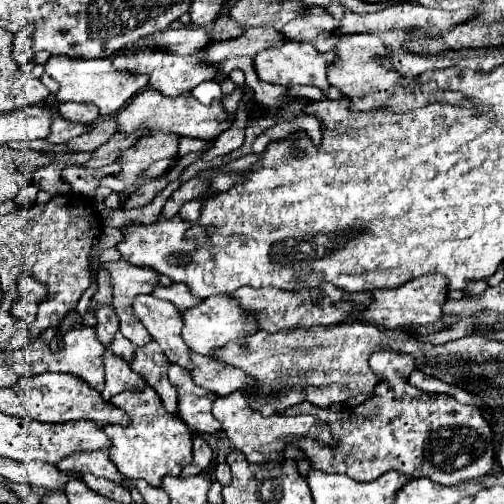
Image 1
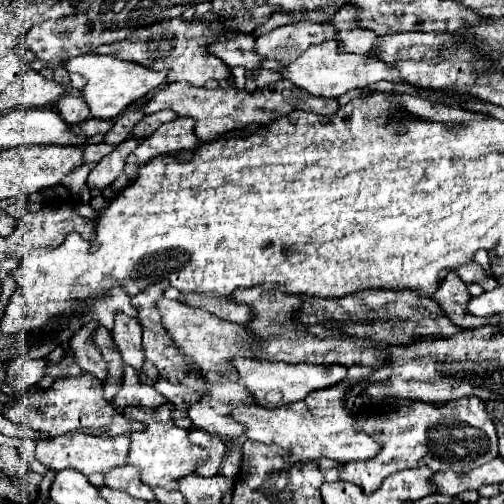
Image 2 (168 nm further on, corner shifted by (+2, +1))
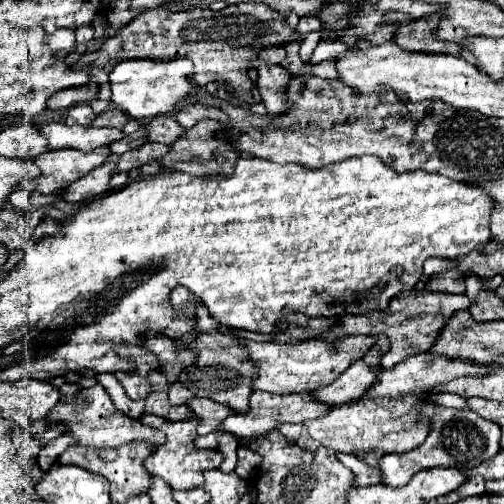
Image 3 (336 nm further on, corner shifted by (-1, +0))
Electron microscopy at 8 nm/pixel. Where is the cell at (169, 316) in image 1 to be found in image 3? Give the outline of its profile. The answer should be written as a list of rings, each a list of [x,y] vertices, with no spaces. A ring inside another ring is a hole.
[[[353,335],[341,341],[337,349],[329,349],[319,339],[309,339],[301,343],[273,343],[273,341],[249,341],[245,339],[247,357],[257,367],[259,377],[253,379],[251,389],[257,391],[269,391],[269,393],[301,393],[309,389],[317,389],[317,385],[331,381],[335,373],[341,373],[341,369],[347,369],[349,363],[361,359],[369,347],[375,343],[373,337],[365,335]]]

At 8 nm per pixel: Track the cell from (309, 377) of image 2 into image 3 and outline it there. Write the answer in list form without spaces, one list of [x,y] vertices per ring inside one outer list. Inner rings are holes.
[[[359,359],[353,365],[349,365],[343,373],[339,373],[331,383],[311,391],[311,397],[317,403],[325,405],[351,401],[353,397],[359,397],[361,393],[365,393],[365,389],[369,389],[369,383],[373,383],[373,377],[377,377],[379,371],[381,367],[369,367],[365,361]]]

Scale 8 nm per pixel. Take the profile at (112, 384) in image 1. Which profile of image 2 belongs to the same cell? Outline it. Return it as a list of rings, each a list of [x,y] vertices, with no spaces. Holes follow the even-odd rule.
[[[124,368],[124,380],[122,386],[114,398],[114,408],[128,408],[128,406],[146,406],[146,408],[158,408],[166,404],[166,398],[160,396],[152,386],[144,384],[138,376],[134,378],[134,368]]]

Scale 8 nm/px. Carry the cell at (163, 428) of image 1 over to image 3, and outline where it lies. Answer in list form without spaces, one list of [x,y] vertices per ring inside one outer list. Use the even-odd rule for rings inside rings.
[[[189,417],[185,421],[169,421],[167,441],[163,445],[155,445],[155,451],[145,459],[145,469],[151,475],[161,477],[171,489],[195,489],[203,481],[205,469],[217,469],[221,465],[221,453],[217,451],[203,451],[193,447],[193,437],[197,427],[197,417]]]

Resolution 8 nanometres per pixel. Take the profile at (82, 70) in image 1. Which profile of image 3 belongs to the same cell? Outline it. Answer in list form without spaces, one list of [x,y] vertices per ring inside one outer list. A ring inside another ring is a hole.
[[[129,59],[121,61],[111,73],[111,107],[121,109],[133,119],[149,119],[157,115],[169,115],[177,109],[181,99],[193,89],[189,81],[189,73],[193,73],[193,63],[189,59],[173,59],[173,61],[145,61],[145,59]]]

